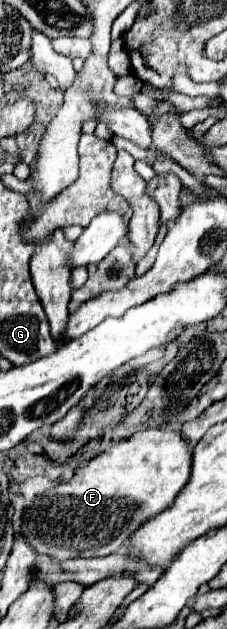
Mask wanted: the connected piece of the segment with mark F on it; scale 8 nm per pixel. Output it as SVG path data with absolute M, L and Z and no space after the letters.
M176 429L136 431L108 451L102 451L100 455L90 459L74 473L72 479L58 481L48 491L48 495L44 493L36 497L36 501L22 511L18 531L22 533L22 537L26 537L26 541L38 555L48 555L54 561L74 559L72 549L76 549L76 557L104 557L116 553L128 541L130 533L134 533L134 529L142 525L142 521L158 515L162 509L168 509L174 503L174 497L188 481L190 461L192 451L186 447L182 435Z

